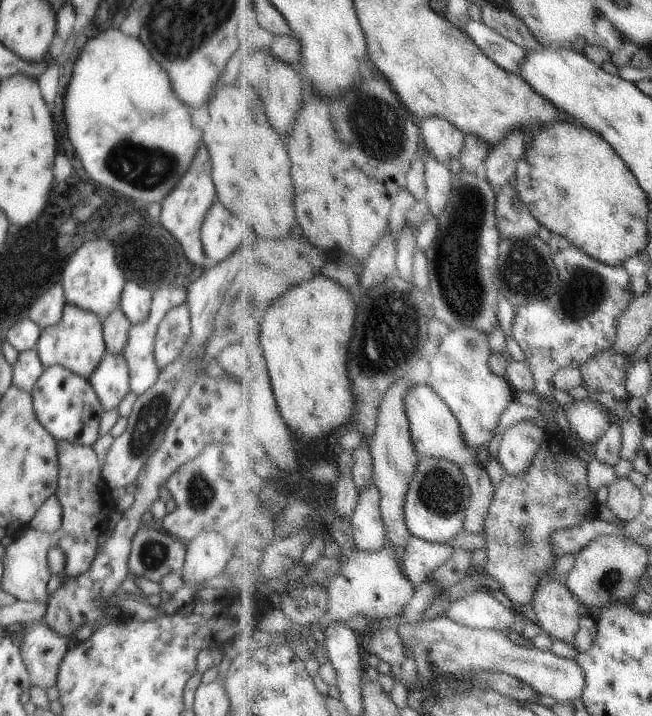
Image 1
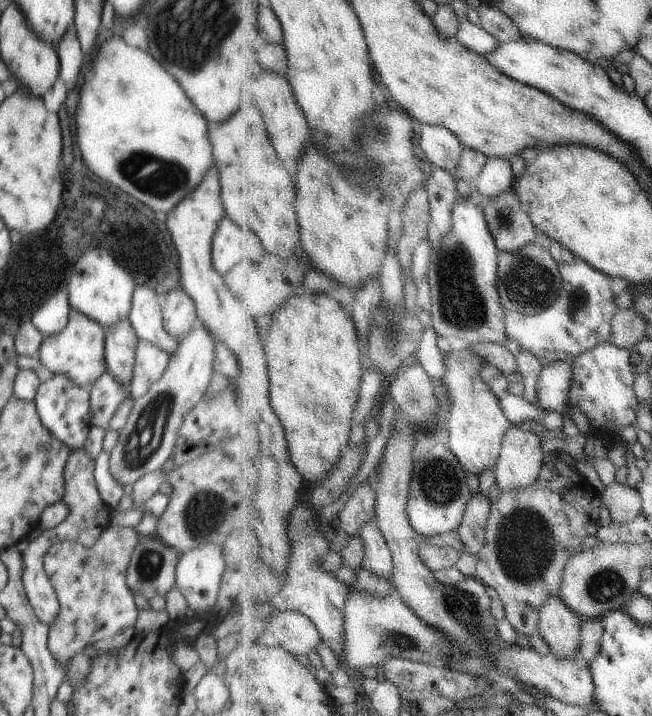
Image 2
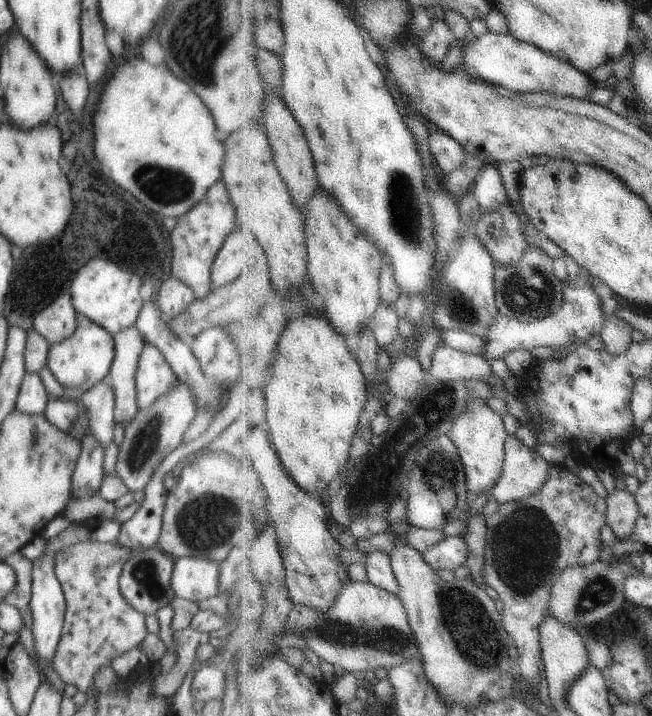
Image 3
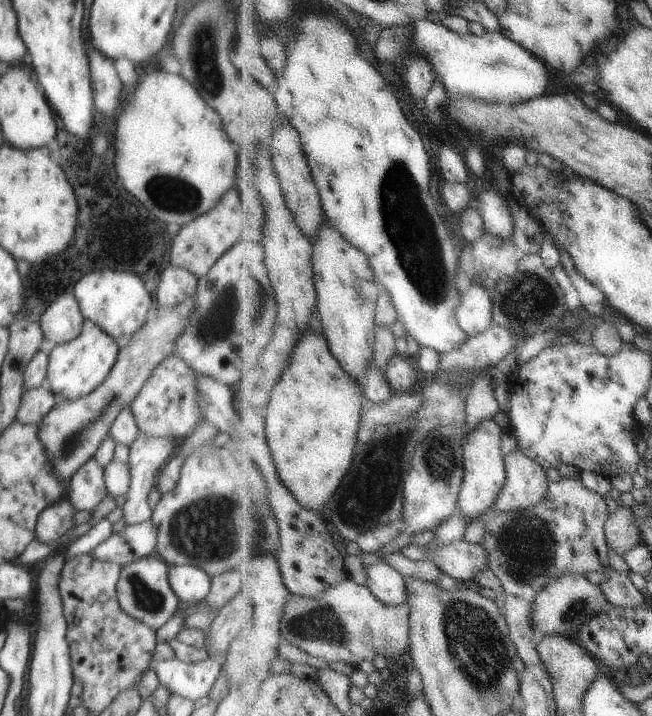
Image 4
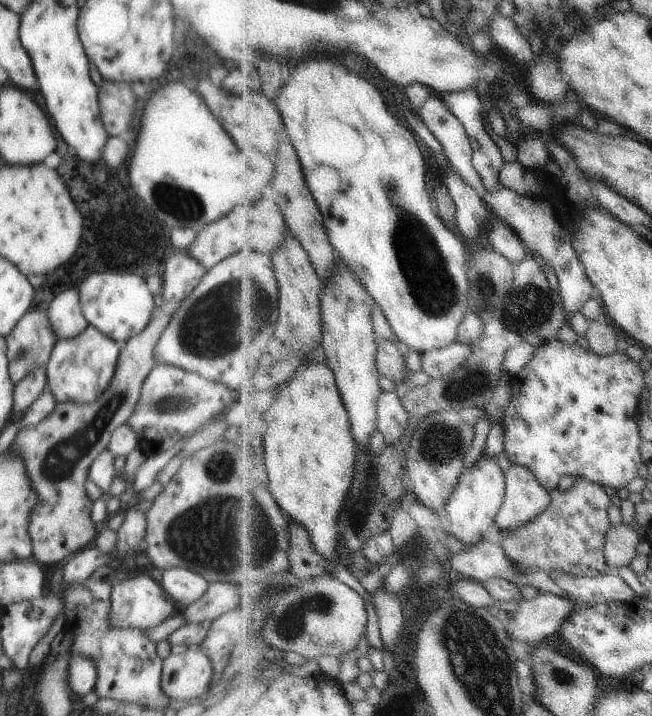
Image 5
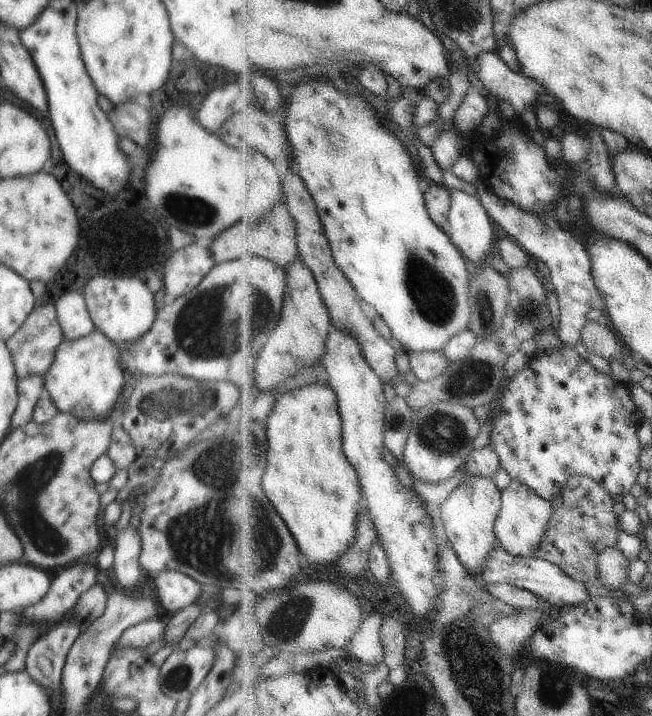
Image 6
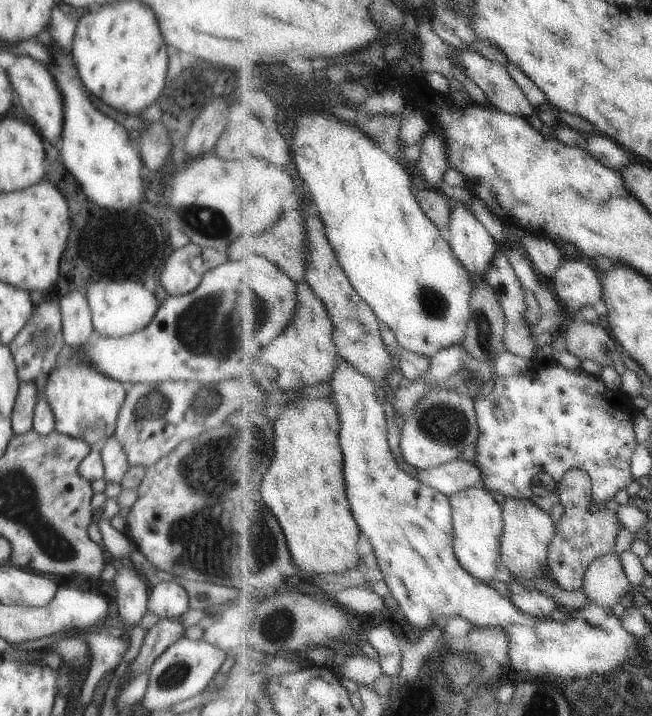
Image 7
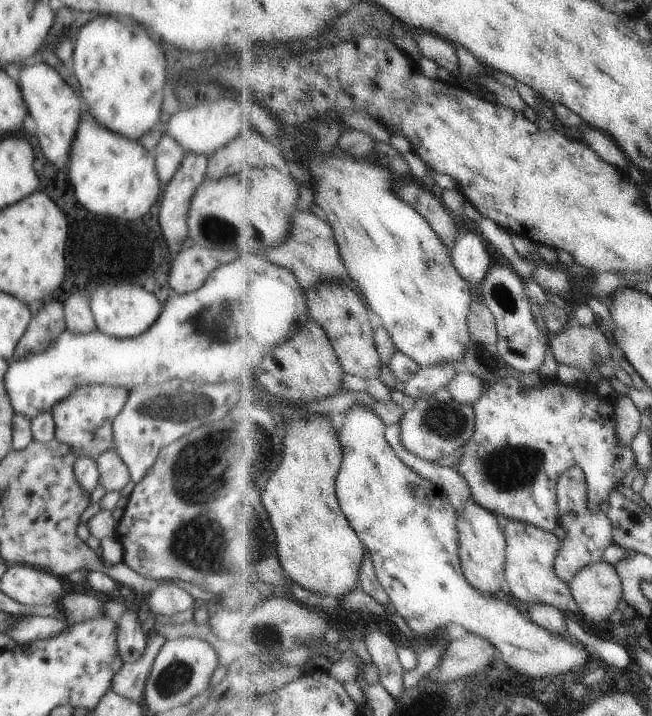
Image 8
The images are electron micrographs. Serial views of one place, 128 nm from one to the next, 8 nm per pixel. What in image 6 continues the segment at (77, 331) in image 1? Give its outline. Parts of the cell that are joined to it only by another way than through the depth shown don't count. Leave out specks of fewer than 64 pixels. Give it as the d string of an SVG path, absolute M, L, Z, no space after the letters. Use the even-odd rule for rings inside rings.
M95 328L88 336L64 340L59 344L55 358L43 376L44 389L59 412L73 414L80 419L104 420L104 416L108 416L108 412L118 404L124 388L124 375L117 346Z

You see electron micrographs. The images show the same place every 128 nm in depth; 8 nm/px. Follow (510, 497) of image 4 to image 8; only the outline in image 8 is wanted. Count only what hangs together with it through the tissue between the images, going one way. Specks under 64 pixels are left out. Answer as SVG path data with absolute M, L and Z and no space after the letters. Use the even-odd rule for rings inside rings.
M509 520L507 533L507 589L520 601L530 604L550 604L563 610L567 615L580 617L582 606L576 600L571 584L566 584L556 572L556 562L562 541L546 528L536 528L524 520Z

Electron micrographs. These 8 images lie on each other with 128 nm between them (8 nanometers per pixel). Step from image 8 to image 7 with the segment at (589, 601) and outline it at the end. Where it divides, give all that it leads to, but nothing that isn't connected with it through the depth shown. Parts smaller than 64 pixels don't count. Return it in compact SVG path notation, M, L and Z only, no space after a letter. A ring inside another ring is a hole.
M619 553L604 554L588 570L584 590L592 603L603 606L618 606L624 596L633 589L632 580Z

